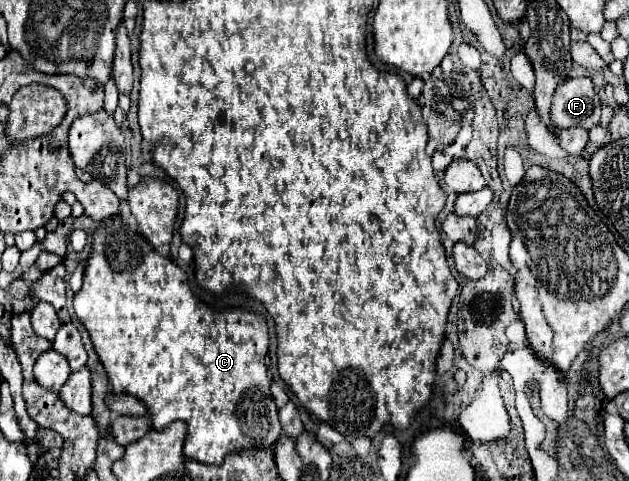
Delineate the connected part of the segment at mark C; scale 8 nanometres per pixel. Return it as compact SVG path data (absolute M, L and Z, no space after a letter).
M119 215L105 219L105 225L99 227L93 235L93 251L91 251L91 257L89 257L87 267L85 267L83 287L79 293L75 293L73 309L75 309L77 319L89 331L93 349L107 371L113 393L127 393L127 395L133 395L135 399L139 399L141 403L145 403L145 407L149 411L151 427L155 431L163 431L165 425L169 425L171 421L177 421L177 419L187 423L187 437L185 437L185 447L183 447L185 459L195 459L195 461L205 463L205 465L221 465L229 453L243 451L247 447L247 443L253 443L255 449L269 449L277 443L277 439L281 435L281 423L277 419L277 407L275 407L275 401L273 401L271 391L269 391L271 383L269 383L267 367L265 367L265 355L269 349L269 335L267 335L265 319L259 317L257 313L247 313L247 311L239 311L239 309L213 311L207 305L203 305L199 299L193 297L183 269L177 267L169 257L159 255L137 231L127 227Z

